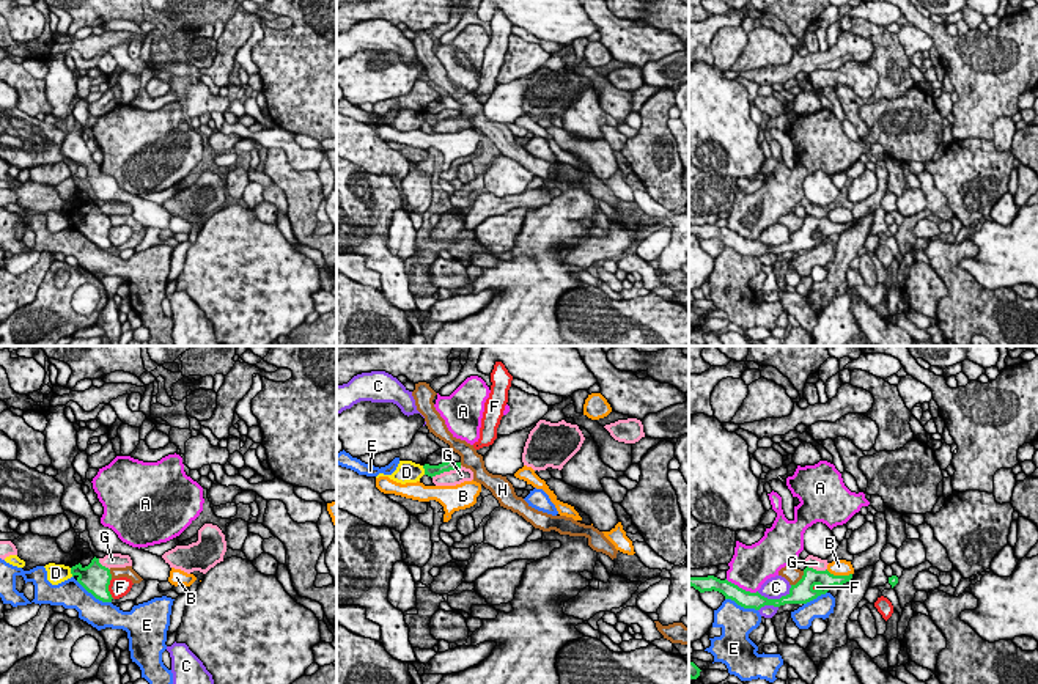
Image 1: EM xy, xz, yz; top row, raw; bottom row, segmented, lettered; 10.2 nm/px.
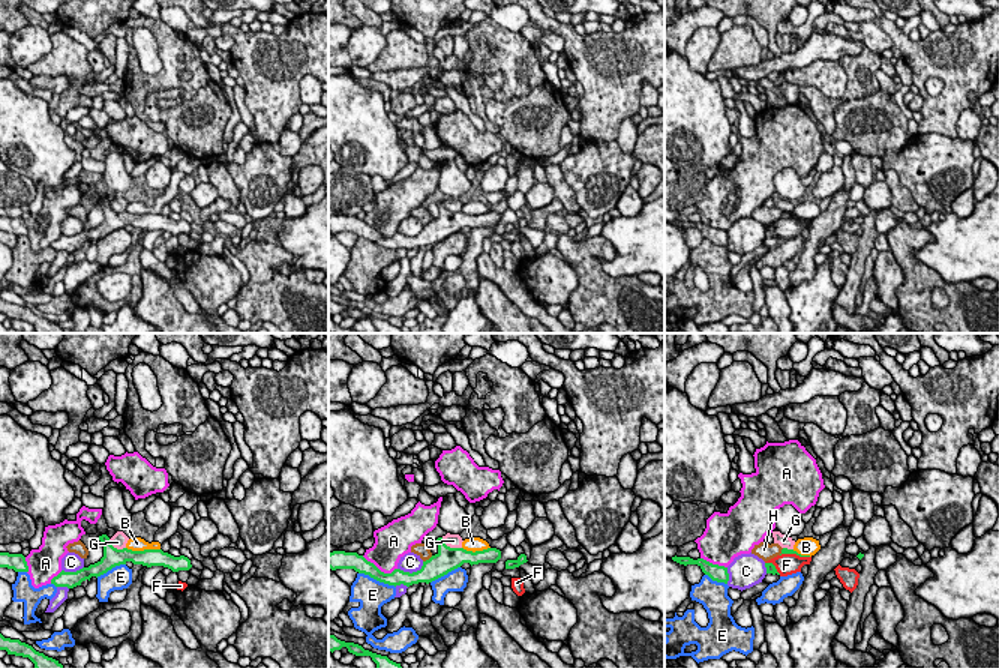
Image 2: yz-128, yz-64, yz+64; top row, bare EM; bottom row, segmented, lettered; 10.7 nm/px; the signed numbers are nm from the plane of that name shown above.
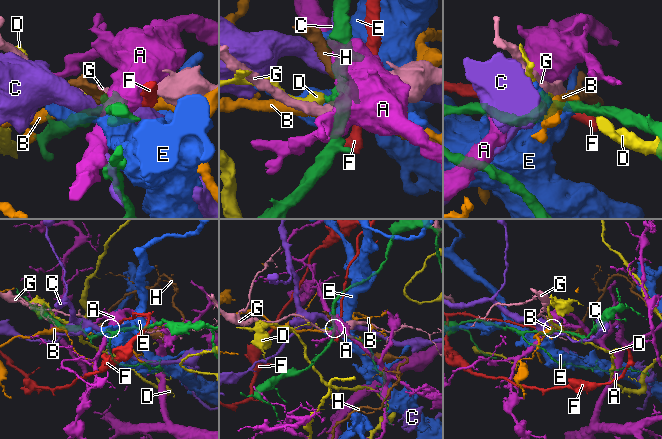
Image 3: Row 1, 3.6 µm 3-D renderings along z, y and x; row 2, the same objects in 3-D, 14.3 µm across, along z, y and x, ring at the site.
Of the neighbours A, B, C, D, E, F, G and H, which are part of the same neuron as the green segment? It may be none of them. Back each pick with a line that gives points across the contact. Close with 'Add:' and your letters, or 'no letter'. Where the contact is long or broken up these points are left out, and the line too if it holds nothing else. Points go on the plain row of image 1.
Add: no letter

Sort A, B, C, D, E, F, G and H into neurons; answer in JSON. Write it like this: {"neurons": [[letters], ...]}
{"neurons": [["A"], ["B"], ["C"], ["D"], ["E"], ["F"], ["G"], ["H"]]}

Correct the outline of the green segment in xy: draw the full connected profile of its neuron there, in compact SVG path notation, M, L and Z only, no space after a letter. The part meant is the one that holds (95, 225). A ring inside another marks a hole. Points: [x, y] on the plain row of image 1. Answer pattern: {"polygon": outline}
{"polygon": "M93 206L88 214L80 211L71 215L72 225L77 225L77 230L91 241L96 247L102 250L112 250L112 242L109 233L112 228L110 217L99 211L99 206Z"}

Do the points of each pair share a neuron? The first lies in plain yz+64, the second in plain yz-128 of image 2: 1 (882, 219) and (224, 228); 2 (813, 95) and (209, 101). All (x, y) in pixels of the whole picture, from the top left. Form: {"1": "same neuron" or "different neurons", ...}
{"1": "same neuron", "2": "different neurons"}

